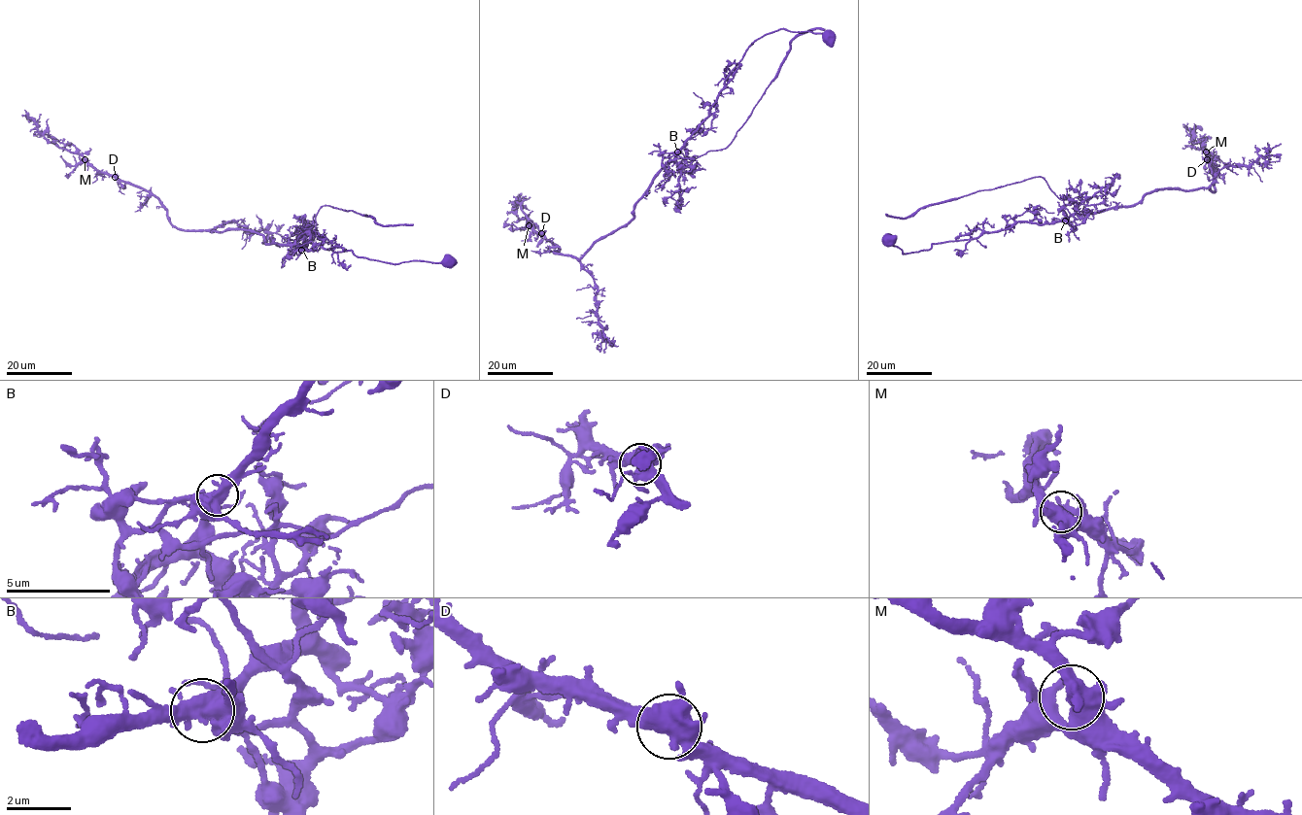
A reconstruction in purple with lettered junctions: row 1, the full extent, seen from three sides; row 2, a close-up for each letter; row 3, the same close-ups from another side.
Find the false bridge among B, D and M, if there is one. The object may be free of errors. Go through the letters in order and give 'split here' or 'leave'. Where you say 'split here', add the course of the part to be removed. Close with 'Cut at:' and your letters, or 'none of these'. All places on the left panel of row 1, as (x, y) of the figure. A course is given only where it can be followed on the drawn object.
B: split here | (302, 250), (293, 251), (314, 231), (317, 214), (326, 205), (373, 217), (376, 222), (383, 225), (413, 225)
D: leave
M: leave
Cut at: B

